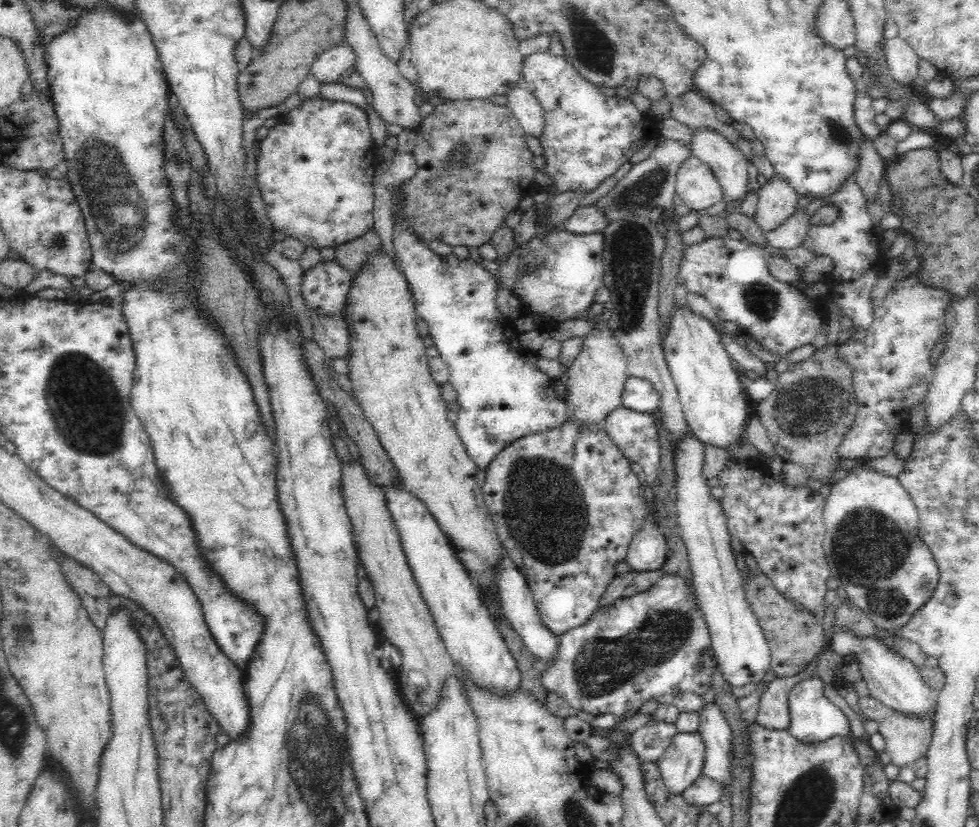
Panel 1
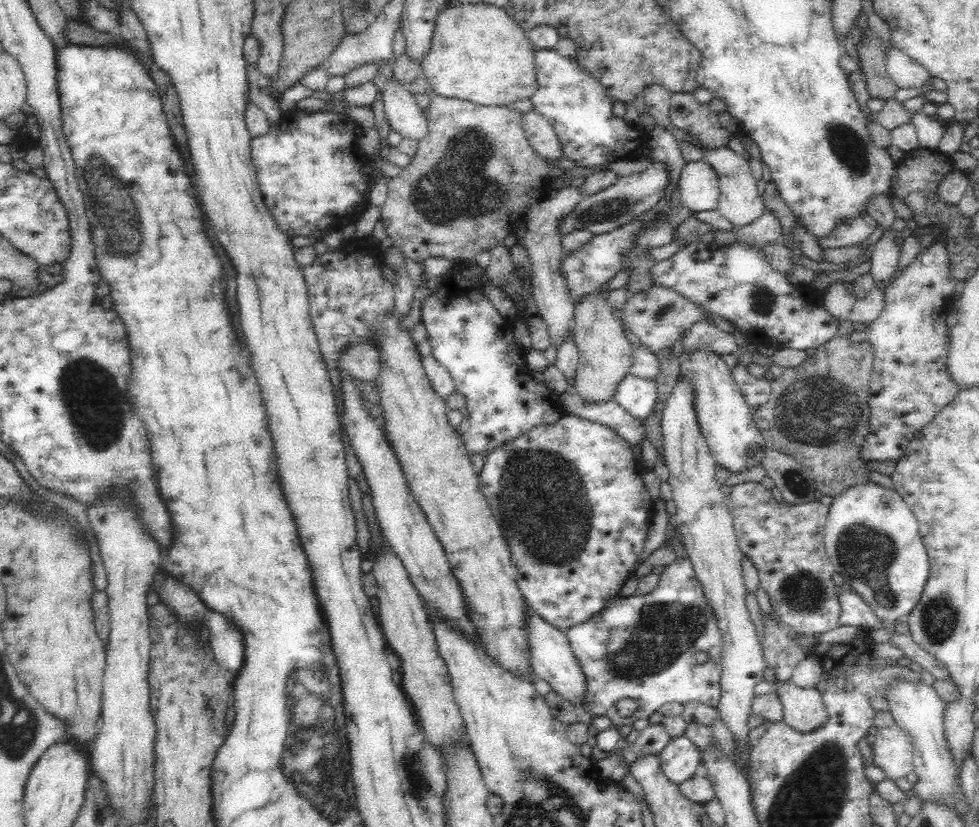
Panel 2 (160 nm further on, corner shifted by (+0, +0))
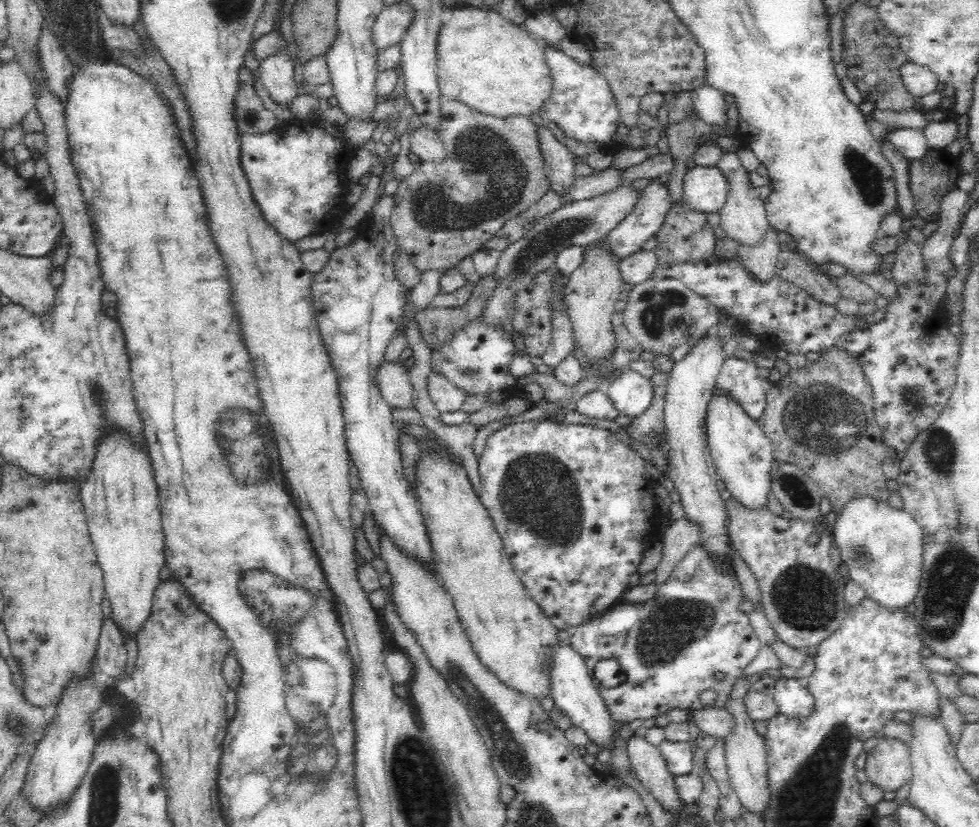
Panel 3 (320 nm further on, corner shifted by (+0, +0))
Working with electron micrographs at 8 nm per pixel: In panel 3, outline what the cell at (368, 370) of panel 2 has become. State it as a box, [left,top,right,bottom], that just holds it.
[376,362,416,409]

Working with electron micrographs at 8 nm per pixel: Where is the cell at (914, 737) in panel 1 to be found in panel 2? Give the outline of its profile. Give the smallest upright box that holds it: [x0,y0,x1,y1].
[873,724,913,782]

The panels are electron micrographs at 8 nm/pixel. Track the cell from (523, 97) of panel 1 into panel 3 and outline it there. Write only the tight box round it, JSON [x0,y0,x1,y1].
[537,126,577,196]

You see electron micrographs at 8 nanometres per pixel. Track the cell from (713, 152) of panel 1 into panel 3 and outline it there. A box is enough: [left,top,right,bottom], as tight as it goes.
[717,152,769,247]

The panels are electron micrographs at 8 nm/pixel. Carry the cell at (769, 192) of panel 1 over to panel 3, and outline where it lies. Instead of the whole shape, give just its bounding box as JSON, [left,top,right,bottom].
[736,228,781,284]

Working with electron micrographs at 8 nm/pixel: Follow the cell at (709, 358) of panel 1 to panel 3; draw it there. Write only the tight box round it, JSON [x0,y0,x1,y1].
[705,388,774,511]

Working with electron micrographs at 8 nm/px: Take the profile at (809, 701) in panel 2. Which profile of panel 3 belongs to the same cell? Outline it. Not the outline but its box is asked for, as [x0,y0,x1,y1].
[773,677,813,718]

